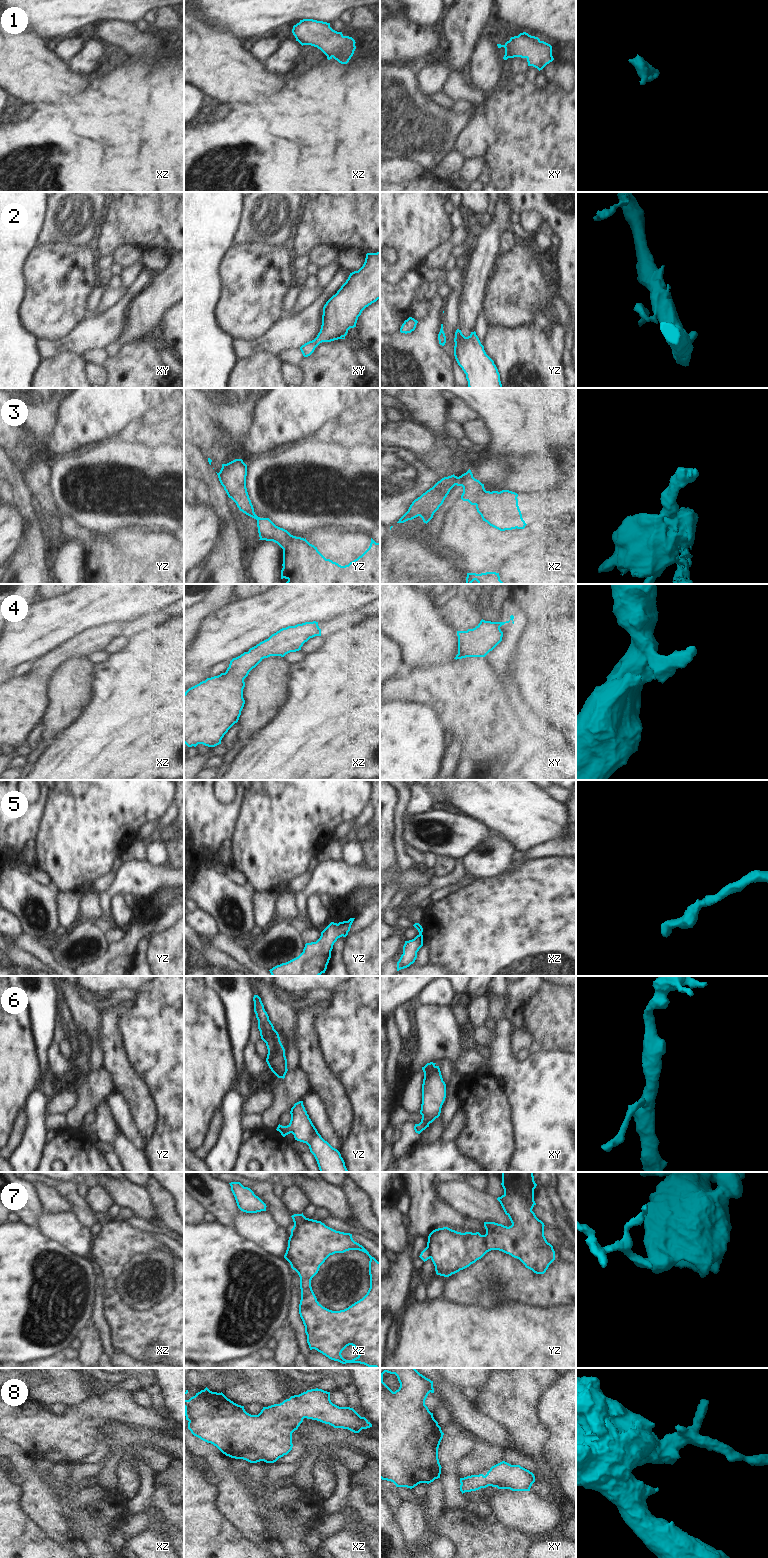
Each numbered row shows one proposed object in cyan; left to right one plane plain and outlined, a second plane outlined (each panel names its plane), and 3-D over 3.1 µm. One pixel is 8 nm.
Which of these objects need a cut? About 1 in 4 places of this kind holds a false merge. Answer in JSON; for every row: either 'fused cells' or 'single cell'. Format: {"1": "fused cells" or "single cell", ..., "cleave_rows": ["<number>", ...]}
{"1": "single cell", "2": "single cell", "3": "fused cells", "4": "single cell", "5": "single cell", "6": "single cell", "7": "fused cells", "8": "single cell", "cleave_rows": ["3", "7"]}

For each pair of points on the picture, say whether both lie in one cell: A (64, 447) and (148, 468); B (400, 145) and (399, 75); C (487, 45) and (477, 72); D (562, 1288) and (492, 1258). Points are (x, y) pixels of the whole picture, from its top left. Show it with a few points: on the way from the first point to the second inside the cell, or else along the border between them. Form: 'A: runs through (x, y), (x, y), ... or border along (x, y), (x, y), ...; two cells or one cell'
A: border along (90, 446), (58, 457); two cells
B: runs through (400, 128), (400, 92); one cell
C: runs through (484, 52), (484, 65); one cell
D: runs through (545, 1288), (528, 1288), (518, 1284), (509, 1275); one cell

